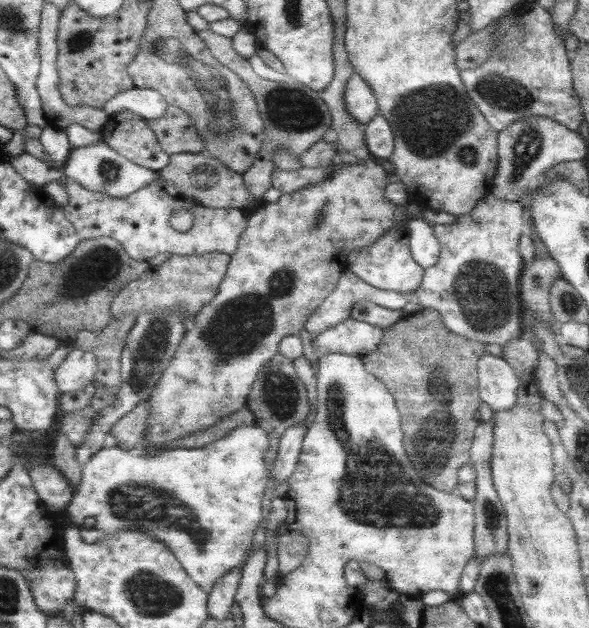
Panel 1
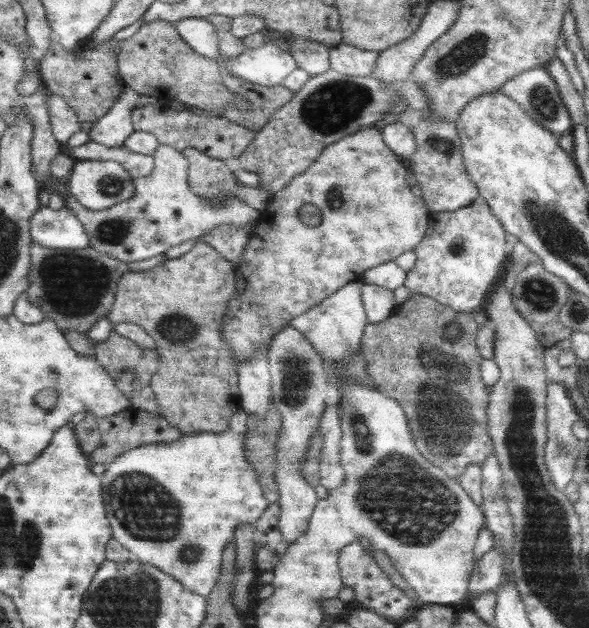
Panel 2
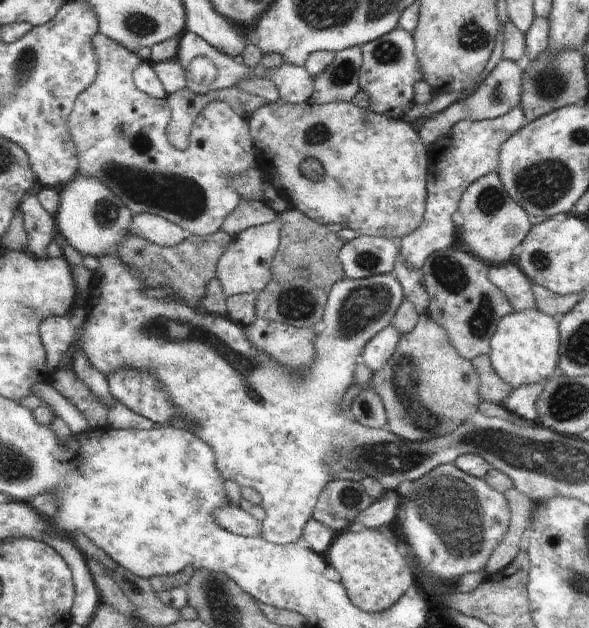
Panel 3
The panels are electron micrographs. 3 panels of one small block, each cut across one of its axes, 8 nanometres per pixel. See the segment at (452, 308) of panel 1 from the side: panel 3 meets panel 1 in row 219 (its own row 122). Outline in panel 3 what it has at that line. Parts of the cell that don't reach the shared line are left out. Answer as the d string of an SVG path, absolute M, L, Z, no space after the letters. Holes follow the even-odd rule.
M519 105L504 116L492 120L457 122L448 128L448 132L444 132L444 136L438 136L438 140L430 144L427 148L428 180L423 218L414 232L402 236L400 240L400 254L408 268L420 270L432 252L452 246L458 237L458 228L451 214L457 210L461 196L466 192L466 188L480 177L498 172L500 146L528 123L529 120Z

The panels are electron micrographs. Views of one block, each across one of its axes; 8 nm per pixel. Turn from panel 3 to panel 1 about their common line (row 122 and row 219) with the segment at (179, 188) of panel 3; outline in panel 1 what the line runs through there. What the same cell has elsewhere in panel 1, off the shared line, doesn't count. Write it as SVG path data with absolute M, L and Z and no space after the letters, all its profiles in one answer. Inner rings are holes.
M62 176L59 182L65 186L68 202L62 206L66 218L74 225L81 240L98 238L100 236L113 238L119 242L130 258L139 261L150 261L154 256L168 252L172 255L206 254L220 251L224 254L234 254L238 248L240 235L247 227L248 214L239 208L205 207L192 197L182 194L169 180L160 177L155 182L139 188L136 192L124 198L112 198L103 192L94 192L80 186L76 181ZM185 208L193 215L194 223L187 232L174 230L169 223L172 212Z

